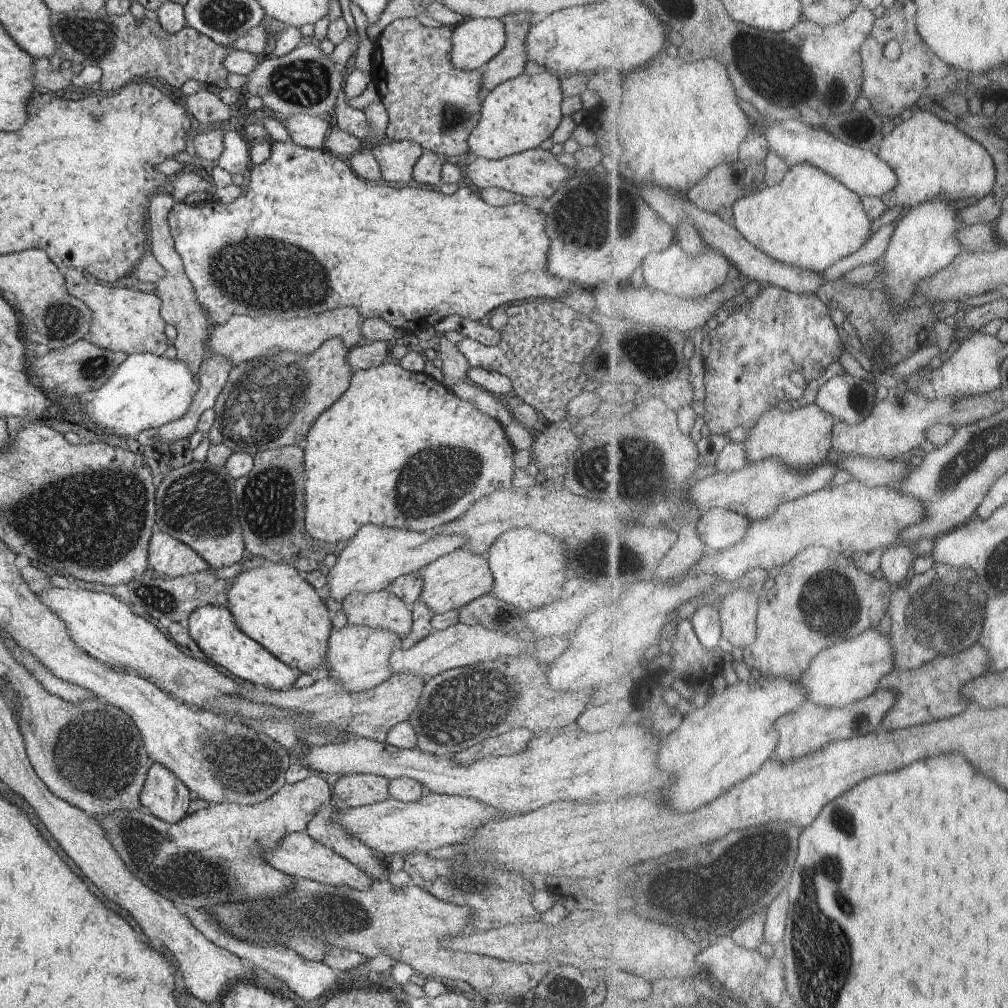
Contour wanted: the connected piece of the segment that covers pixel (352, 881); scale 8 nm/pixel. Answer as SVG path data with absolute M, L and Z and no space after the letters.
M307 831L290 834L286 836L280 846L277 846L272 852L265 856L266 861L278 871L299 879L311 880L313 883L323 883L328 886L343 886L353 888L358 892L367 891L374 879L372 879L362 868L346 860L330 847L320 844L314 840Z

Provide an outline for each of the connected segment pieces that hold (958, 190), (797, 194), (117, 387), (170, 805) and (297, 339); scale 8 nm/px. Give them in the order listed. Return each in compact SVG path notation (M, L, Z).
M920 111L910 120L902 122L885 137L880 145L882 158L890 162L900 174L900 186L883 198L890 208L920 206L938 194L948 194L950 198L957 201L971 196L979 197L979 199L986 198L986 195L994 192L998 184L1000 174L998 164L987 145L982 144L978 138L972 136L969 130L964 130L956 122L948 122L930 111Z
M802 162L792 167L780 184L750 187L749 195L735 204L733 218L737 227L758 248L762 248L784 262L819 273L828 270L838 261L861 251L874 236L872 224L875 220L876 218L872 218L870 212L866 210L862 195L812 162Z
M152 352L136 353L120 364L106 384L83 398L84 410L92 422L108 430L106 436L117 434L126 438L184 418L193 406L198 390L200 374L192 374L184 360Z
M158 762L148 769L139 800L147 812L167 823L176 823L186 815L191 801L177 776Z
M354 306L328 310L316 316L306 316L306 318L300 318L300 316L281 318L270 314L260 314L254 318L232 315L228 322L212 327L210 338L206 340L206 353L210 356L218 356L218 360L226 360L234 367L242 362L266 358L278 352L310 354L330 338L340 338L344 346L349 349L363 338L364 321L365 319L360 316L360 312Z

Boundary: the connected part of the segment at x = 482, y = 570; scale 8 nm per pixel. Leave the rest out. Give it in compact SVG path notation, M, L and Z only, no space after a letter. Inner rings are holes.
M460 549L424 566L420 570L424 586L422 586L422 596L419 600L423 601L436 615L459 610L477 598L488 596L492 590L494 578L492 578L486 557L486 554L472 554L468 550Z

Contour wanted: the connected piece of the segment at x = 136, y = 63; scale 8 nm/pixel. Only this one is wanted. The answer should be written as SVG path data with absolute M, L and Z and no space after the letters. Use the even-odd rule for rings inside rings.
M105 7L94 13L83 10L52 13L50 30L57 46L54 56L49 58L52 66L58 68L64 60L102 66L100 82L103 92L116 91L138 78L160 78L174 88L181 88L187 80L228 88L229 72L224 68L224 58L236 48L233 45L220 46L187 25L177 33L168 34L159 24L157 11L146 11L142 20L136 20L132 12L108 14Z

